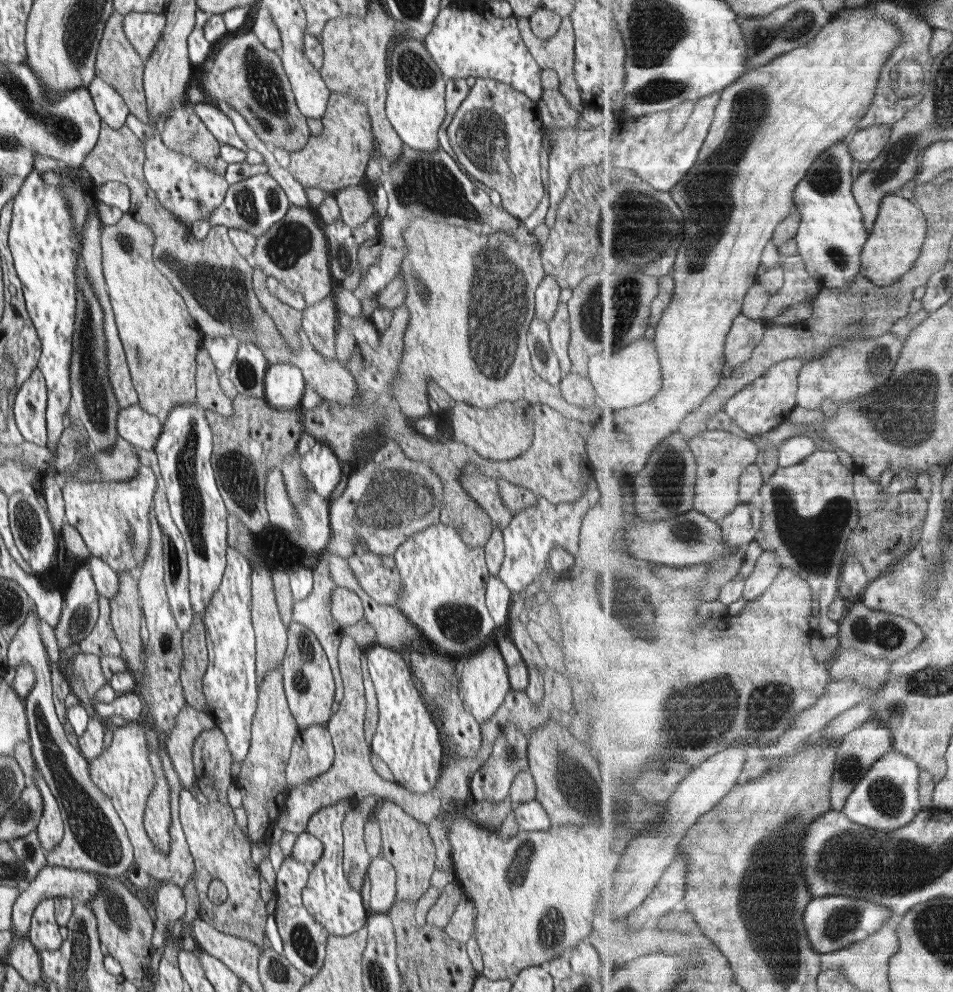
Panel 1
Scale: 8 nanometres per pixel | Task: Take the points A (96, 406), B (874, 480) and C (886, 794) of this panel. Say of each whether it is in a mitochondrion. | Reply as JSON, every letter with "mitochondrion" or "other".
{"A":"mitochondrion","B":"other","C":"mitochondrion"}

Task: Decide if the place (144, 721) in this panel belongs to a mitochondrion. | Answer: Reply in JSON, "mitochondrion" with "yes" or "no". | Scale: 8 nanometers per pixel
{"mitochondrion":"no"}

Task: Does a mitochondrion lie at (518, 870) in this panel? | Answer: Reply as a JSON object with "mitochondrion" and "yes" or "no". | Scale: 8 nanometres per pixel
{"mitochondrion":"yes"}

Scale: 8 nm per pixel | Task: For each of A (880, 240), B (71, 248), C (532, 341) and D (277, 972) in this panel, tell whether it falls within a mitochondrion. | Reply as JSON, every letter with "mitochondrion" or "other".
{"A":"other","B":"other","C":"mitochondrion","D":"mitochondrion"}

